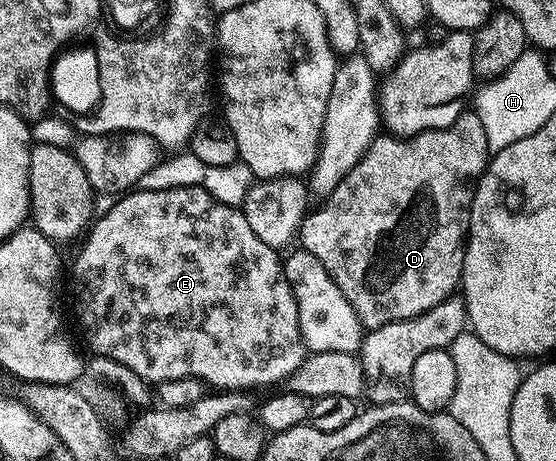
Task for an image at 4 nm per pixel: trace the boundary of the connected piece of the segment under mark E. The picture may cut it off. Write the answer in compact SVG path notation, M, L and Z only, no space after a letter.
M200 186L189 187L173 187L165 191L143 191L135 188L130 192L124 193L122 196L115 198L115 203L107 212L98 215L94 219L93 225L86 231L85 237L82 239L81 245L83 247L79 250L79 255L75 258L75 314L79 317L79 326L83 329L83 334L87 337L87 342L91 345L91 354L99 355L101 357L108 357L109 360L117 361L129 368L130 371L135 372L137 376L141 377L148 384L158 384L165 380L177 380L185 376L193 376L200 378L207 383L208 387L214 388L216 391L222 392L224 390L242 390L244 392L252 391L253 386L275 386L286 383L287 377L301 368L303 359L307 357L309 351L303 345L303 337L299 328L299 317L297 316L297 302L291 291L289 280L283 271L284 259L281 257L280 251L274 246L265 244L265 240L260 240L257 235L253 233L253 228L249 228L249 220L245 220L242 209L227 206L225 203L219 203L217 199L210 195L210 192Z

